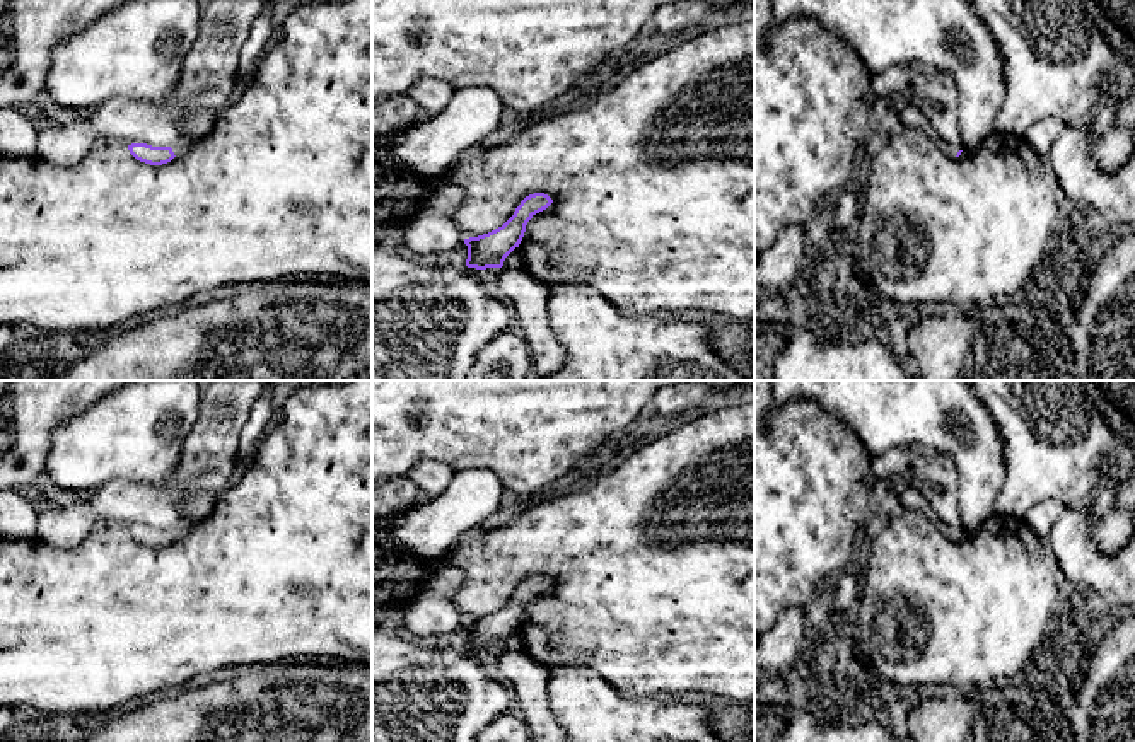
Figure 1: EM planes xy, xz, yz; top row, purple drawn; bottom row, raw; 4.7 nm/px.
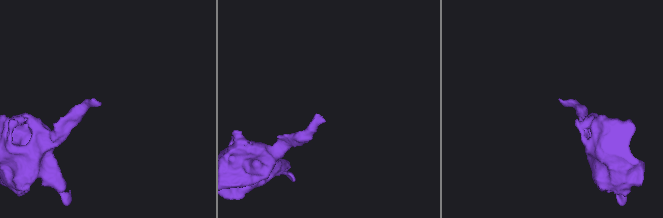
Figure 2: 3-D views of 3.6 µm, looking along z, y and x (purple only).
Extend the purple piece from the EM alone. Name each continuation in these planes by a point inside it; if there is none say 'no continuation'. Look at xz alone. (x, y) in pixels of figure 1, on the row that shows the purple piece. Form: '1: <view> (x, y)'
no continuation

